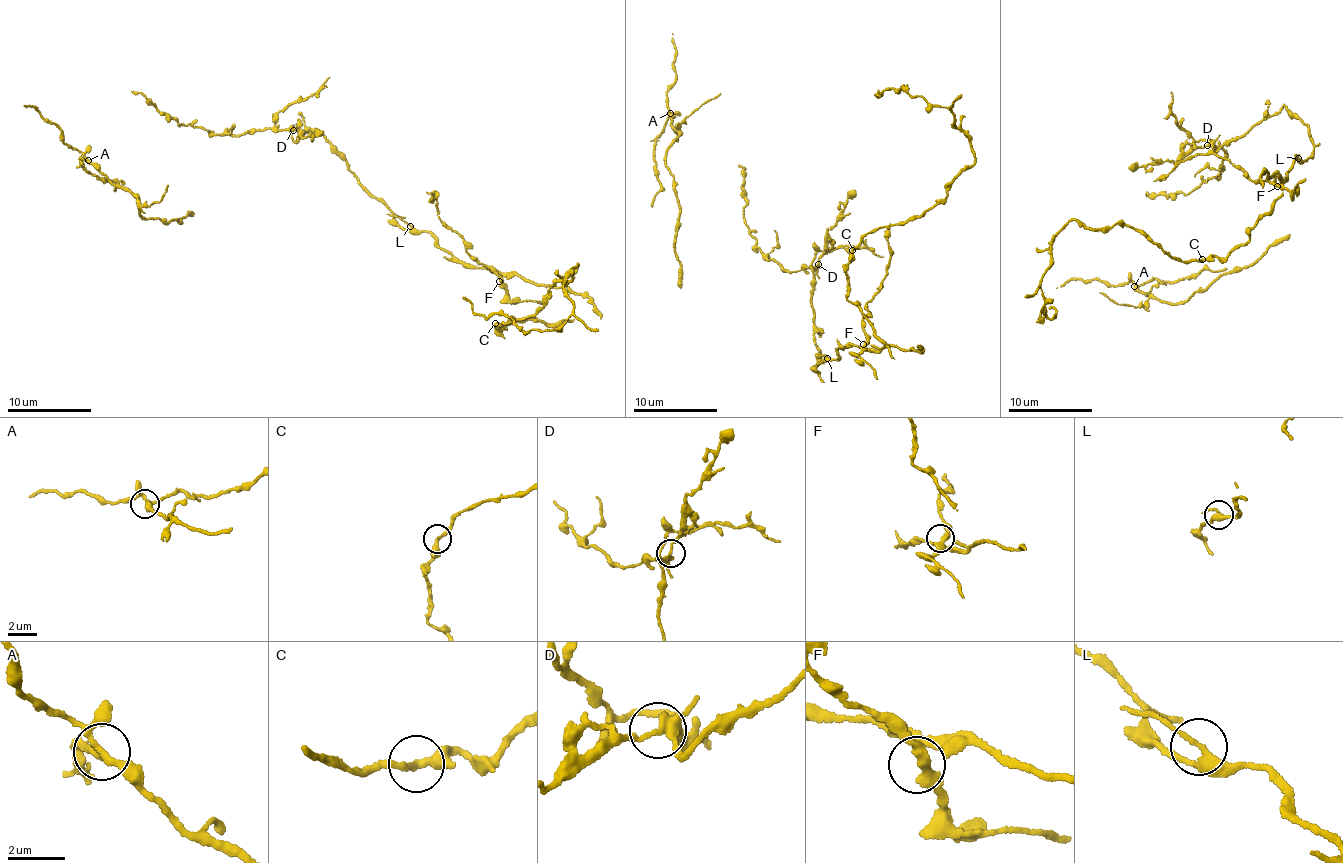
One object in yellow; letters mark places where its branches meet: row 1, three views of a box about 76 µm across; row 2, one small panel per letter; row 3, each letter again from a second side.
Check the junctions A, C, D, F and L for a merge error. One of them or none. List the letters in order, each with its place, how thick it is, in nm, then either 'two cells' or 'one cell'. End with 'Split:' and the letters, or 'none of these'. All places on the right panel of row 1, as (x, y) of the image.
A: place (1134, 286); calibre 200 nm; one cell
C: place (1202, 259); calibre 240 nm; one cell
D: place (1207, 145); calibre 240 nm; two cells
F: place (1277, 186); calibre 280 nm; one cell
L: place (1298, 158); calibre 260 nm; one cell
Split: D

